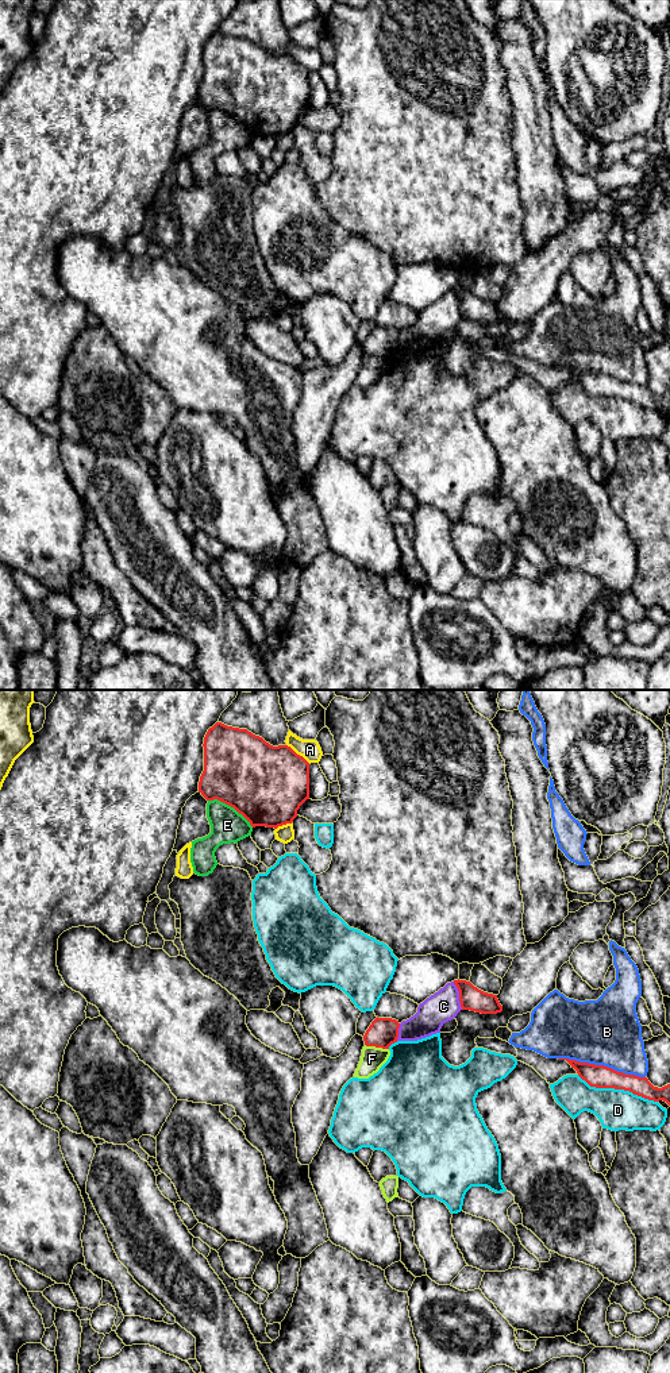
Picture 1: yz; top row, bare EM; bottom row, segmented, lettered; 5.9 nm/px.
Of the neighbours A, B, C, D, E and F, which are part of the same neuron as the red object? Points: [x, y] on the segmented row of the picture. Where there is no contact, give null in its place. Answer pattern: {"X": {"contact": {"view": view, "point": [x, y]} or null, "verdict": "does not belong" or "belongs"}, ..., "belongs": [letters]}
{"A": {"contact": {"view": "yz", "point": [299, 755]}, "verdict": "does not belong"}, "B": {"contact": {"view": "yz", "point": [601, 1065]}, "verdict": "does not belong"}, "C": {"contact": {"view": "yz", "point": [459, 995]}, "verdict": "does not belong"}, "D": {"contact": {"view": "yz", "point": [617, 1088]}, "verdict": "does not belong"}, "E": {"contact": {"view": "yz", "point": [231, 806]}, "verdict": "does not belong"}, "F": {"contact": {"view": "yz", "point": [377, 1046]}, "verdict": "does not belong"}, "belongs": []}

